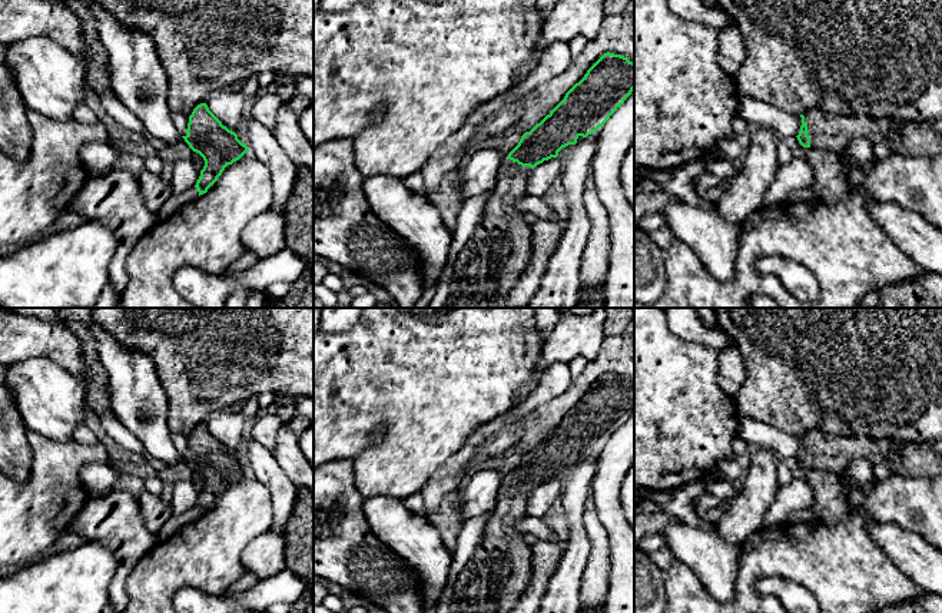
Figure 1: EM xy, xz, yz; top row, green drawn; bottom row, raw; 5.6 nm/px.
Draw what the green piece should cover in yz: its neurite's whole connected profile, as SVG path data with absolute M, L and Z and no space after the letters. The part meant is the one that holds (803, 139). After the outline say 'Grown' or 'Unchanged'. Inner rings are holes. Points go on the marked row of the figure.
M819 109L807 110L800 117L796 137L803 148L846 150L853 137L865 137L903 156L942 156L942 135L929 122L839 116Z. Grown

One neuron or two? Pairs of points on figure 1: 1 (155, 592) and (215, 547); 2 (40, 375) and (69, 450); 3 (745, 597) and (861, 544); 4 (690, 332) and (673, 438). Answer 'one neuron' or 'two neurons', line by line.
1: one neuron
2: two neurons
3: one neuron
4: two neurons

